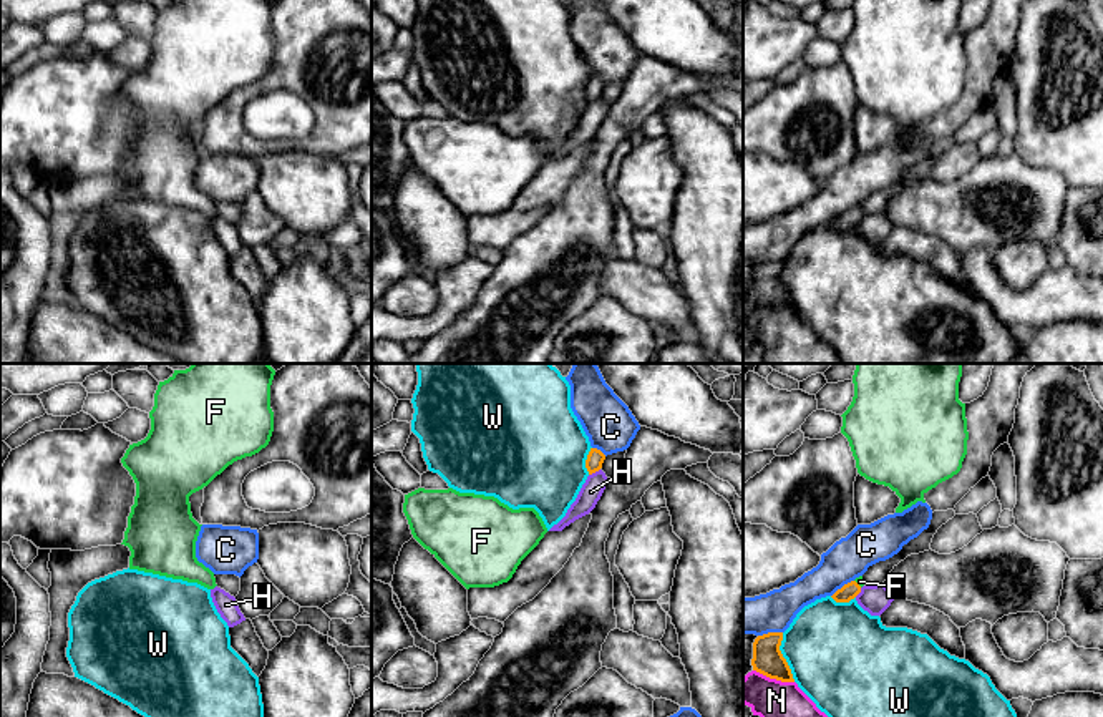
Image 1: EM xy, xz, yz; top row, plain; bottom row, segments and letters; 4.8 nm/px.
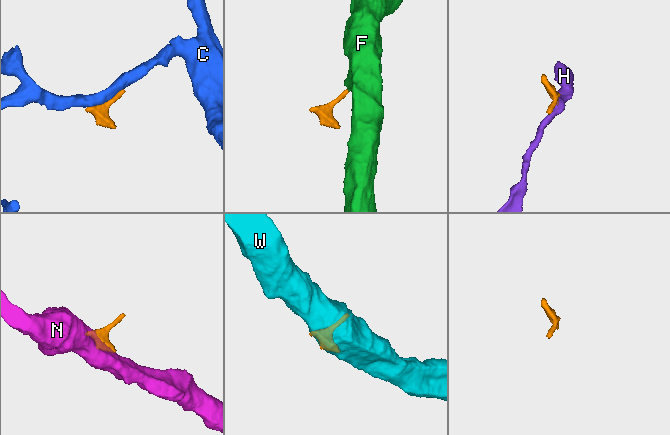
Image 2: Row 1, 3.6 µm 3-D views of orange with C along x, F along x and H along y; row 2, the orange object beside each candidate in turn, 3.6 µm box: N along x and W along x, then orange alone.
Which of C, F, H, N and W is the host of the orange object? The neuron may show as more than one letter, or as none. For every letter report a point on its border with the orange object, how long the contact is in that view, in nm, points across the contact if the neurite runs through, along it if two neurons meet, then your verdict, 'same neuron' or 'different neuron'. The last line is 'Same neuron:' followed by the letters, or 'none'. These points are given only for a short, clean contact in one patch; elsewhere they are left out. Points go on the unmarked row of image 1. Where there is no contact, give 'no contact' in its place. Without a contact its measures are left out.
C: contact yz (770, 261); length 120 nm; different neuron
F: contact yz (856, 211); length 50 nm; way yz (851, 218), (856, 211), (858, 208); same neuron
H: contact xz (594, 100); length 70 nm; different neuron
N: contact yz (773, 306); length 220 nm; different neuron
W: contact yz (783, 286); length 240 nm; different neuron
Same neuron: F

